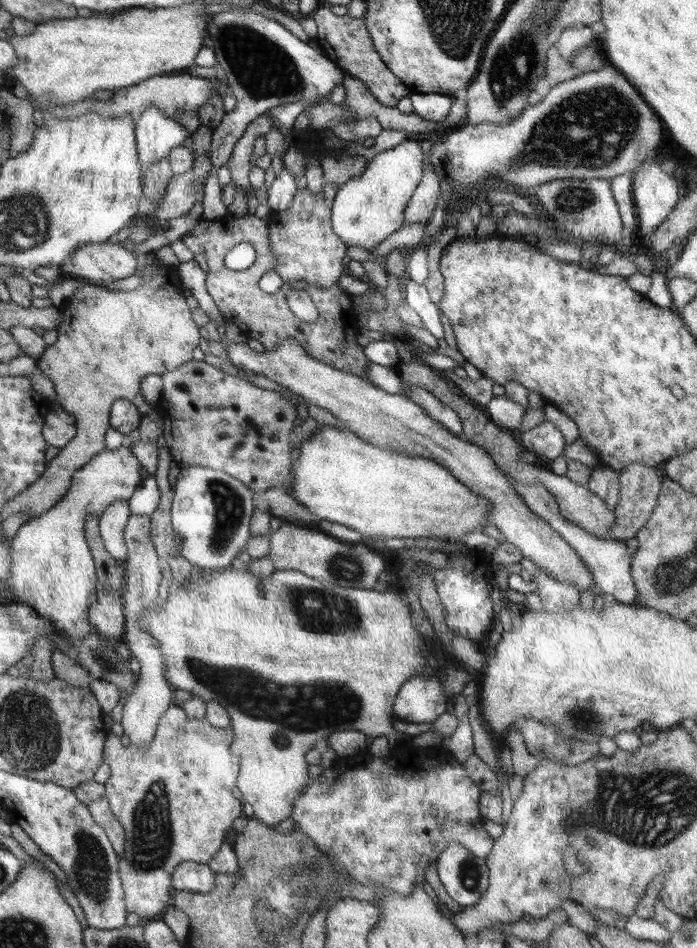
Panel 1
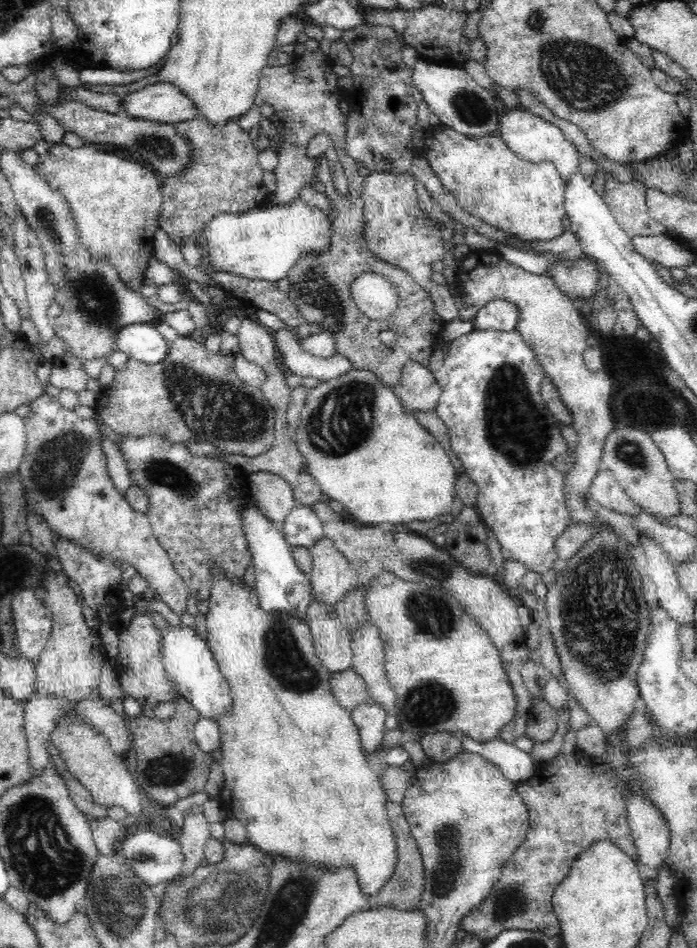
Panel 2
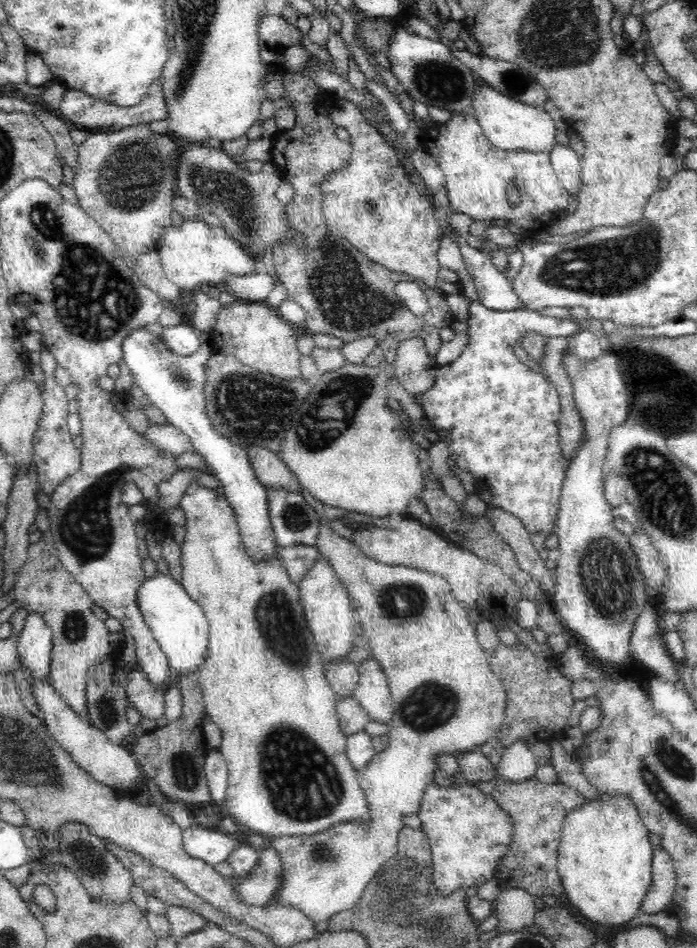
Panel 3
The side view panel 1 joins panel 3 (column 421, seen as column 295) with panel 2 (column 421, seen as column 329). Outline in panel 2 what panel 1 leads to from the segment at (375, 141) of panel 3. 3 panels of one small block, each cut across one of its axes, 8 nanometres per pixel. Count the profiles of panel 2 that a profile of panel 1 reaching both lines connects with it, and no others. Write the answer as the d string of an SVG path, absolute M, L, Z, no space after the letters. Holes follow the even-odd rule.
M374 172L364 180L362 188L362 202L366 200L366 220L370 224L364 224L364 244L368 252L372 252L378 260L388 262L404 272L408 272L416 284L426 288L434 300L434 310L438 316L448 324L458 320L460 308L454 302L454 294L450 292L448 284L440 286L432 280L432 262L442 260L448 252L446 246L438 240L438 228L430 226L414 226L410 224L414 220L418 198L414 194L414 180L410 174L388 174L388 172Z

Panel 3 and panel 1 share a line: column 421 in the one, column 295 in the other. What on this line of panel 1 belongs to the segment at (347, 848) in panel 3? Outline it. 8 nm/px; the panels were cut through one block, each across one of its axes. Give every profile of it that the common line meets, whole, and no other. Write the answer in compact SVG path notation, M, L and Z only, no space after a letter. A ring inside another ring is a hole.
M229 568L225 572L201 572L199 576L193 574L189 584L171 584L167 598L163 600L163 606L159 606L157 602L153 606L147 606L143 610L143 614L137 618L137 626L149 634L149 638L153 638L161 650L163 656L163 678L175 686L177 690L185 690L193 696L201 696L205 702L207 700L217 700L225 712L231 716L231 728L233 728L233 750L239 752L239 778L237 778L237 794L241 798L241 802L251 804L253 808L253 818L261 820L265 826L277 826L279 822L283 822L285 818L291 816L291 812L295 810L295 800L299 800L299 796L307 790L309 786L309 778L307 778L307 768L309 762L305 760L305 754L313 748L319 748L323 744L325 738L329 738L329 734L333 732L343 732L343 730L359 730L365 732L371 738L377 736L385 736L389 742L389 748L401 748L411 744L411 736L403 734L399 730L393 728L391 724L391 712L393 712L393 704L395 704L395 696L399 692L399 688L411 680L411 676L415 676L417 672L423 672L427 666L423 666L423 658L421 658L421 650L419 646L423 644L417 638L417 632L413 630L413 624L409 618L409 606L399 600L393 592L375 592L375 590L359 590L359 588L343 588L337 584L323 584L321 580L313 580L307 578L307 574L301 572L293 572L293 570L273 570L273 574L269 574L267 578L259 578L253 576L247 570L237 568Z

